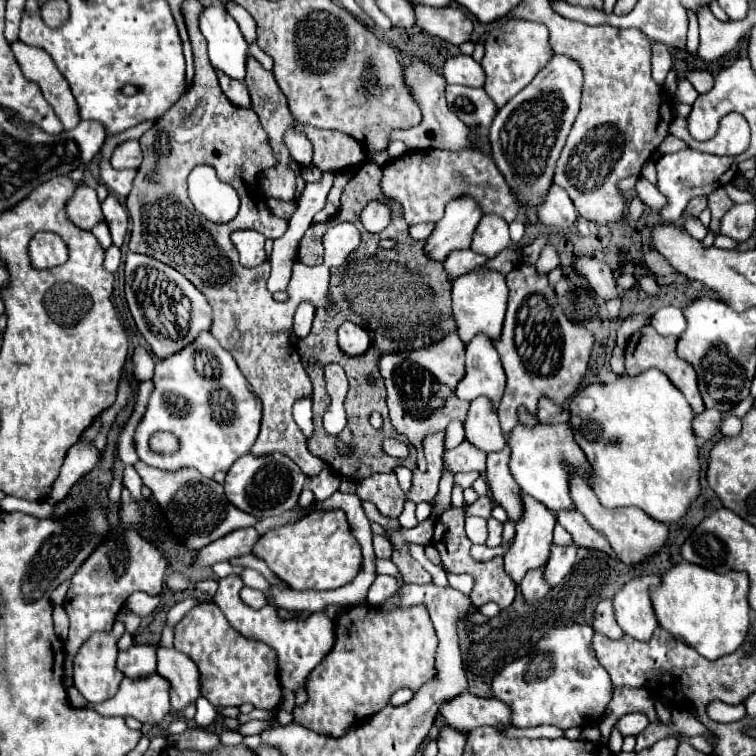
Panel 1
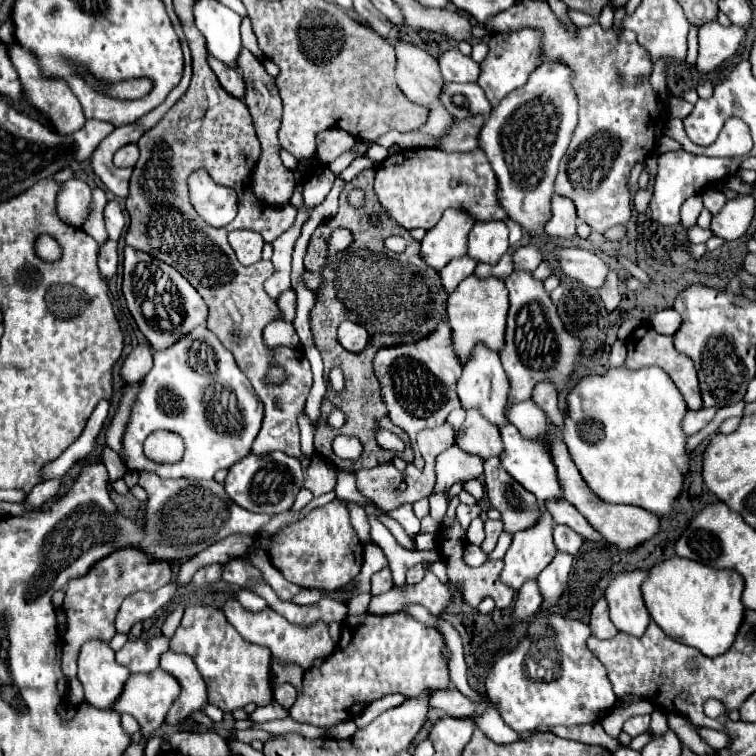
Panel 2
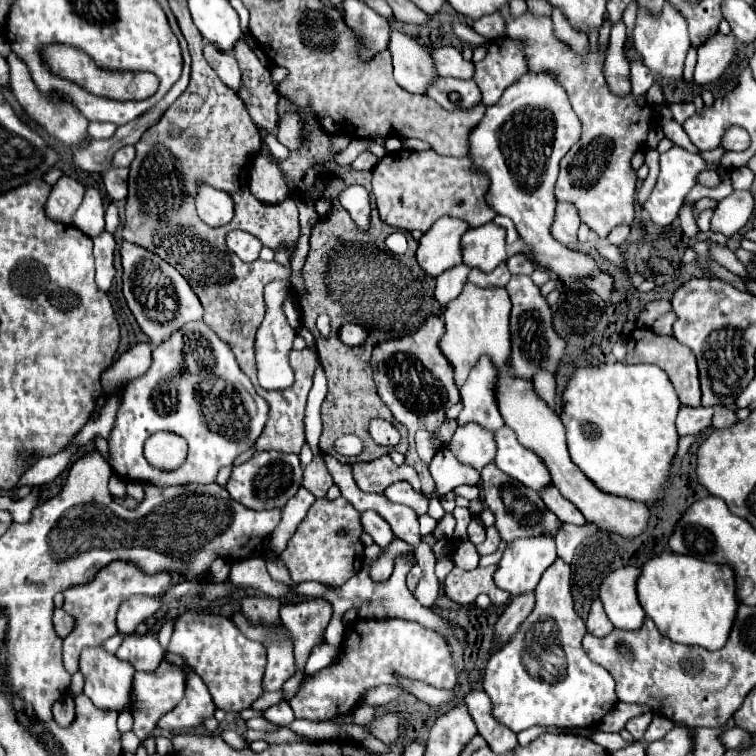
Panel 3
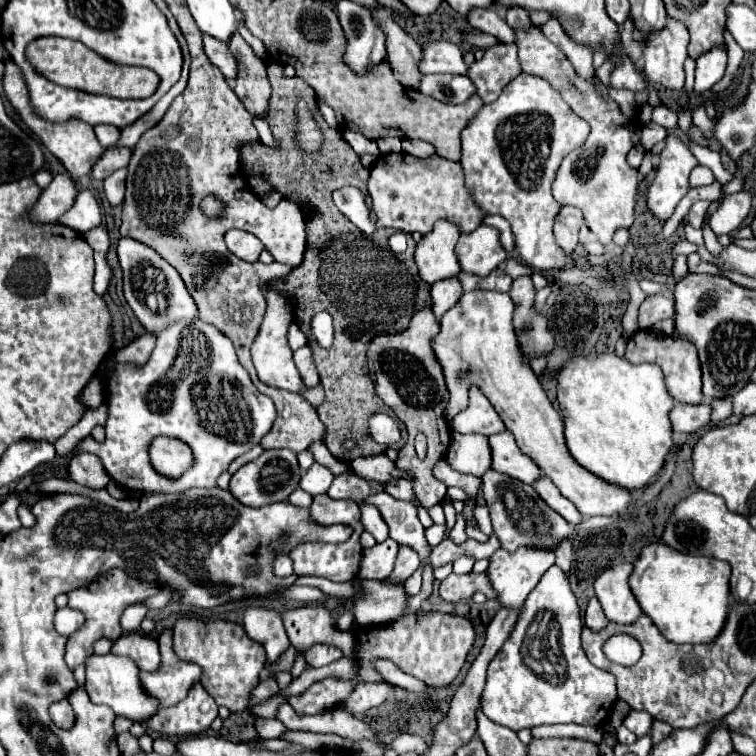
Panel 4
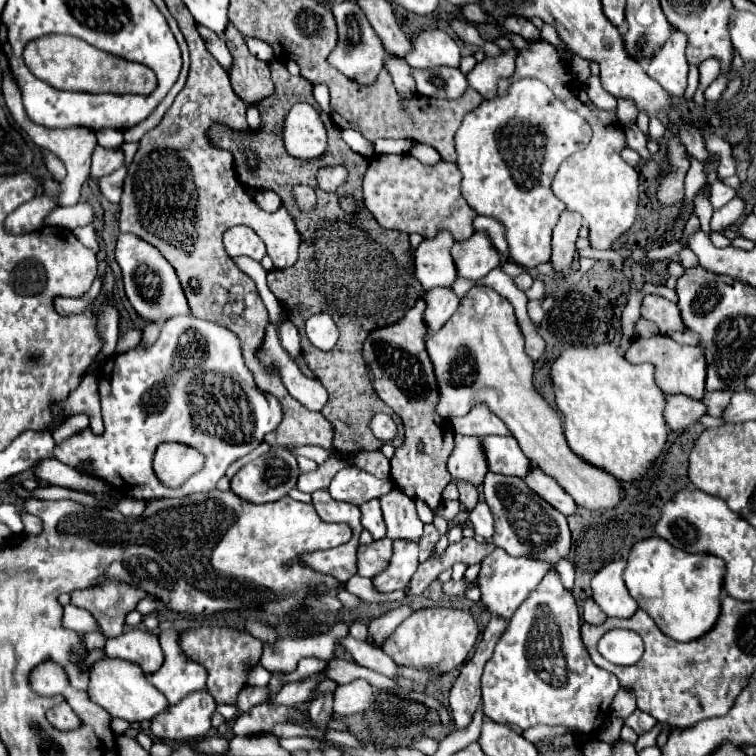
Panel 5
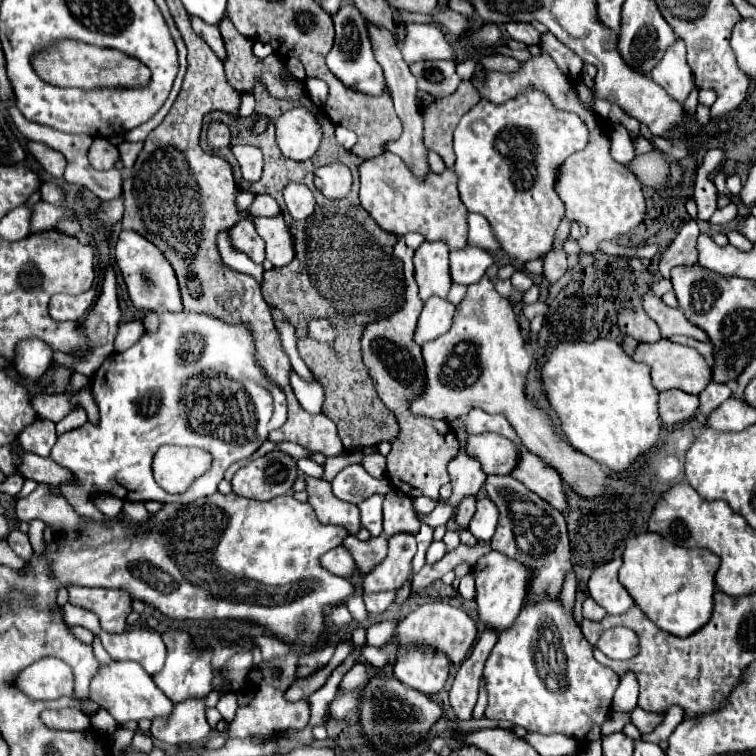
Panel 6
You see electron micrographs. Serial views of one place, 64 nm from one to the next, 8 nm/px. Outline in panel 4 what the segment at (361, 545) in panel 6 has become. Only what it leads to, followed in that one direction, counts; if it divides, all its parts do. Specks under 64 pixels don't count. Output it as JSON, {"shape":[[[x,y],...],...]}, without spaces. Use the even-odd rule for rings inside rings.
{"shape":[[[388,538],[382,544],[376,544],[374,548],[366,548],[362,552],[362,562],[360,562],[358,576],[386,580],[394,570],[398,548],[400,548],[400,544],[394,542],[392,538]]]}

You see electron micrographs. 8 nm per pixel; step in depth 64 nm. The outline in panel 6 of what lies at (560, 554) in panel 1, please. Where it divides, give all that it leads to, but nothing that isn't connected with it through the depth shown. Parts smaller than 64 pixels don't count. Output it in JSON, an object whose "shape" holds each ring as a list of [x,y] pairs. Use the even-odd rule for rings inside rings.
{"shape":[[[542,598],[536,604],[530,604],[520,610],[514,624],[500,632],[498,642],[486,660],[484,680],[488,692],[488,706],[484,716],[488,720],[506,720],[522,726],[530,732],[540,734],[566,734],[576,740],[594,742],[600,740],[600,728],[606,716],[610,714],[612,698],[620,676],[614,670],[604,668],[592,656],[592,646],[582,638],[580,626],[570,612],[564,610],[560,598]]]}

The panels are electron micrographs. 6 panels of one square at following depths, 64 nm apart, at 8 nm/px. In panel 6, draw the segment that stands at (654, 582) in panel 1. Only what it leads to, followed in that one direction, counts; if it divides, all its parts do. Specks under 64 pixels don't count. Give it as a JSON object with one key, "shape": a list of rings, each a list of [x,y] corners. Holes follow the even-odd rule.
{"shape":[[[612,560],[594,570],[588,580],[590,596],[608,612],[608,614],[624,614],[634,606],[632,596],[618,580],[618,570],[622,560]]]}

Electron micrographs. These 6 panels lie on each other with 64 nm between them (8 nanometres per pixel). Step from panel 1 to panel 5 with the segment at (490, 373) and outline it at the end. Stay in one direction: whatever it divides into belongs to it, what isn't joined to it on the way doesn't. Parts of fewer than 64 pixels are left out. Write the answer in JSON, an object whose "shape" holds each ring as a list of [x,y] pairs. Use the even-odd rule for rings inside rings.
{"shape":[[[476,404],[466,416],[452,418],[450,420],[454,426],[454,432],[460,432],[464,436],[490,436],[490,434],[500,434],[506,436],[510,434],[506,424],[488,410],[486,404]]]}

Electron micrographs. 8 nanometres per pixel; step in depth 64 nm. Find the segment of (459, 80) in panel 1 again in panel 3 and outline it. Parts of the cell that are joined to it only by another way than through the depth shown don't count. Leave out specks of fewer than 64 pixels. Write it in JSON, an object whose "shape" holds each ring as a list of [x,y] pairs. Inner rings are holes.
{"shape":[[[452,46],[434,48],[432,58],[434,58],[434,64],[438,66],[440,76],[450,76],[458,80],[470,80],[474,76],[474,64],[464,60],[460,50]]]}

